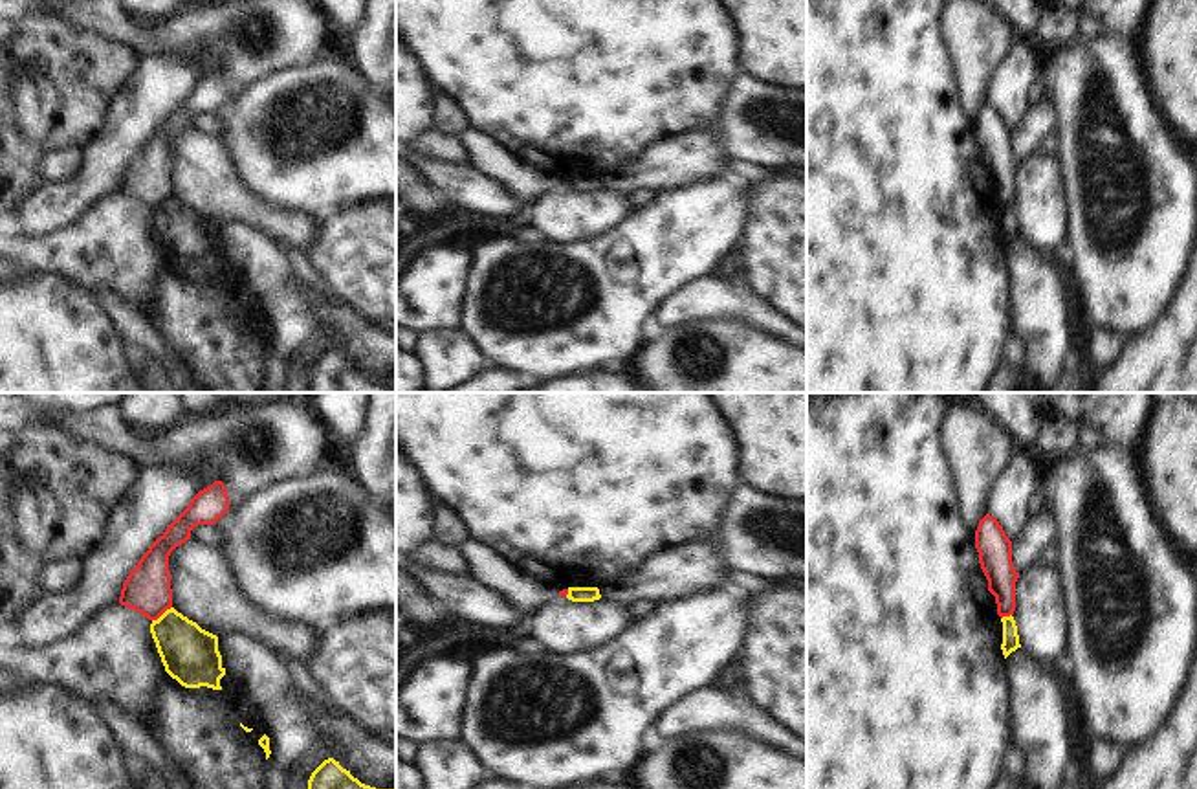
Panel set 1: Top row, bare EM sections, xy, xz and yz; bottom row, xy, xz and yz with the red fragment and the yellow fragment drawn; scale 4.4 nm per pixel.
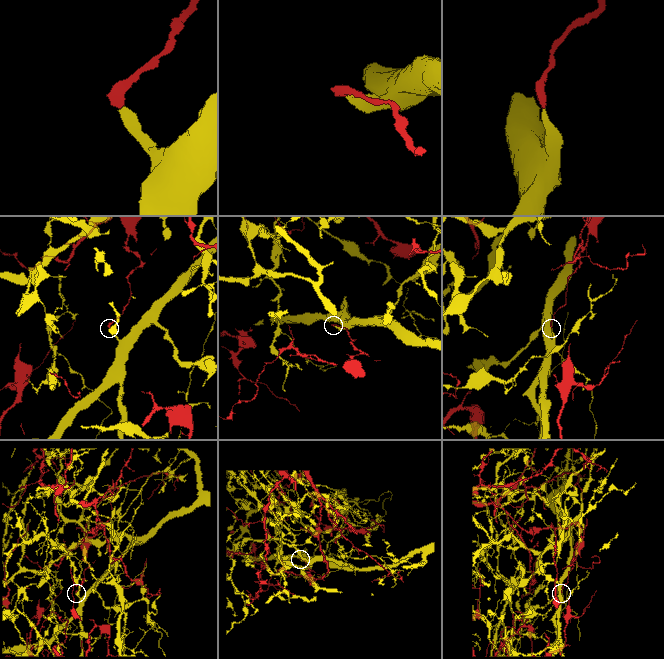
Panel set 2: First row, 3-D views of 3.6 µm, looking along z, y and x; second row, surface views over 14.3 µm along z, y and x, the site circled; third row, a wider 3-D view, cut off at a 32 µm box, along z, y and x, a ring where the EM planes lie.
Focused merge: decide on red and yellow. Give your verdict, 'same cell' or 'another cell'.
another cell

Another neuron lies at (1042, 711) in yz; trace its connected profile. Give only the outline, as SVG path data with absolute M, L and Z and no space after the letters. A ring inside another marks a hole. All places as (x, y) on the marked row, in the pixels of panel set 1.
M1025 648L1005 659L1010 686L1014 745L1025 758L1023 789L1060 789L1078 765L1074 703L1061 675L1041 666Z

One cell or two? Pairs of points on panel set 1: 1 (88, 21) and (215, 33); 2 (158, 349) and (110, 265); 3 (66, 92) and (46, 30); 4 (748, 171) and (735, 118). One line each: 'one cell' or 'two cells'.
1: one cell
2: two cells
3: one cell
4: two cells

